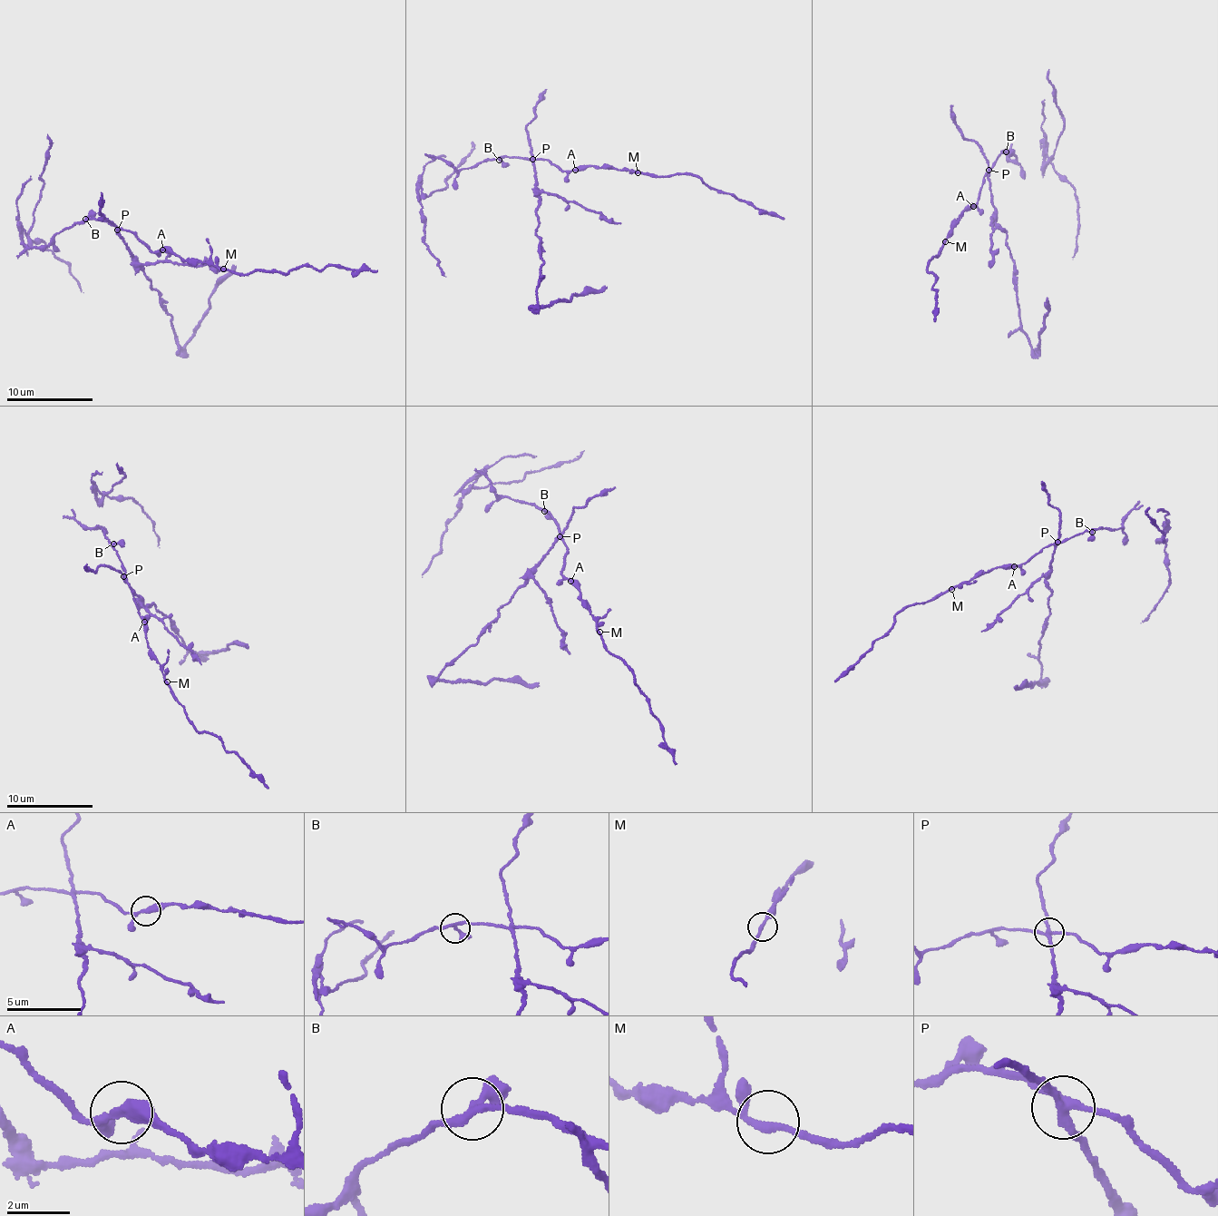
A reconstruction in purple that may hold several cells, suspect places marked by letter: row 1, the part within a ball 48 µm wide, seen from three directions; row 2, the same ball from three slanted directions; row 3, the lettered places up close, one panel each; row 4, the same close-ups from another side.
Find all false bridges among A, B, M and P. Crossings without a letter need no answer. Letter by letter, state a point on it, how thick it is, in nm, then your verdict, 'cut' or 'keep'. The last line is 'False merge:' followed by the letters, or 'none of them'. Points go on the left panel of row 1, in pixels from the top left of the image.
A: at (162, 250); 300 nm thick; keep
B: at (85, 219); 240 nm thick; keep
M: at (223, 269); 200 nm thick; keep
P: at (117, 230); 240 nm thick; cut
False merge: P

